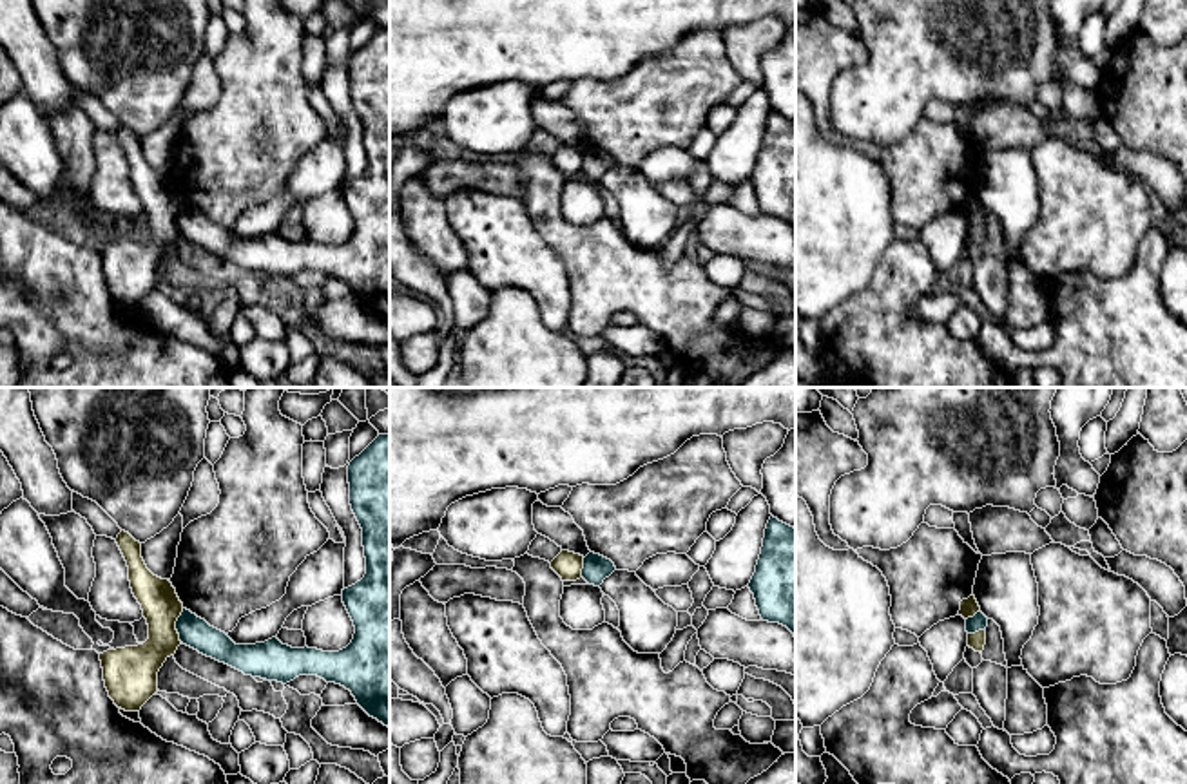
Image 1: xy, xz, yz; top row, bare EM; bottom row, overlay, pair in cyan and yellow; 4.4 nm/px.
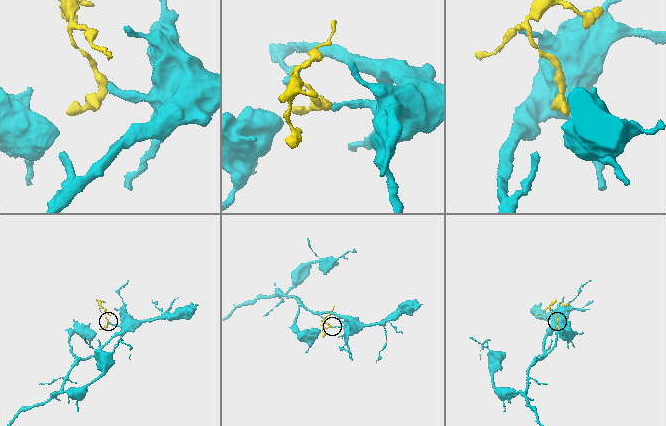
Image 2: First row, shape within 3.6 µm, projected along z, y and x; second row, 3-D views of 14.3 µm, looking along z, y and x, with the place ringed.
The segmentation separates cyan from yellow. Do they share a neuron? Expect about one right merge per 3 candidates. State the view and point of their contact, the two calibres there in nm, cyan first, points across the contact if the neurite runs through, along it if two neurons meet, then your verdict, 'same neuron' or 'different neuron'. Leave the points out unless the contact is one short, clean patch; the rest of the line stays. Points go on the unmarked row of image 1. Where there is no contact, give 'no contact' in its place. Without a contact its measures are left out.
meets cyan in xy at (176, 219); 140 nm thick on the cyan side, 180 nm on the other; border along xy (183, 203), (176, 216), (180, 236); different neuron

